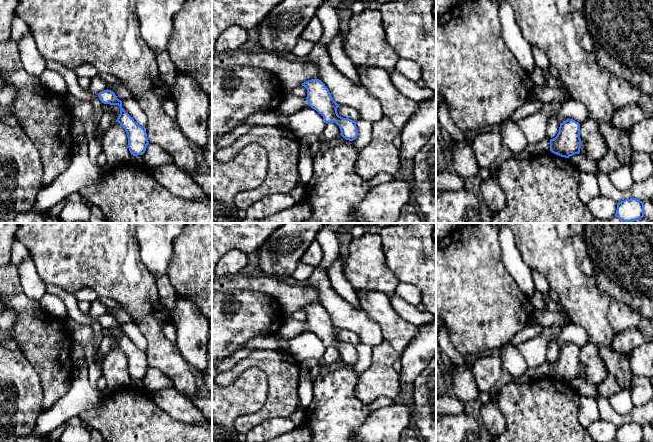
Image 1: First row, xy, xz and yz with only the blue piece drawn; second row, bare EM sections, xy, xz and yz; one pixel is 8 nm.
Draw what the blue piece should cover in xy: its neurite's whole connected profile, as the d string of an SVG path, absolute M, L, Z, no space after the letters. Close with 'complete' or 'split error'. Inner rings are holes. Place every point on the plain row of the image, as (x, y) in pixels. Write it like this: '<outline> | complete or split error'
M104 314L98 318L100 325L104 328L118 329L120 338L116 344L126 355L128 372L133 380L143 379L149 368L146 352L138 349L134 343L122 332L122 325L117 322L111 314Z | complete

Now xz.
M311 303L301 308L307 313L308 329L321 338L325 347L335 346L341 355L341 360L353 365L358 360L356 346L338 339L338 328L333 324L325 308L319 303Z | complete

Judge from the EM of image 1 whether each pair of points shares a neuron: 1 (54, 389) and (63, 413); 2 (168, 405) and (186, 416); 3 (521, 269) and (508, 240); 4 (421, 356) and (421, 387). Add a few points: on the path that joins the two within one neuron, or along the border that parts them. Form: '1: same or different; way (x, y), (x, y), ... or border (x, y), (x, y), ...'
1: different; border (72, 380), (69, 389), (50, 407), (44, 410)
2: same; way (172, 405), (175, 405), (182, 412)
3: same; way (514, 262), (508, 247)
4: different; border (425, 368), (412, 385)

